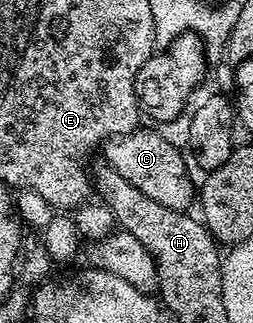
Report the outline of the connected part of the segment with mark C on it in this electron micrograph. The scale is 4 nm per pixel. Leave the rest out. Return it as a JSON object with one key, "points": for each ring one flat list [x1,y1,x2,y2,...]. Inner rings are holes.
{"points":[[145,129,133,131,131,135,113,140,105,151,105,158,116,169,116,173,120,173,124,181,136,185,140,193,152,197,152,201,160,201,160,205,173,211,186,211,193,199,195,202,196,183,190,180,190,171,186,168,181,153,160,132]]}

